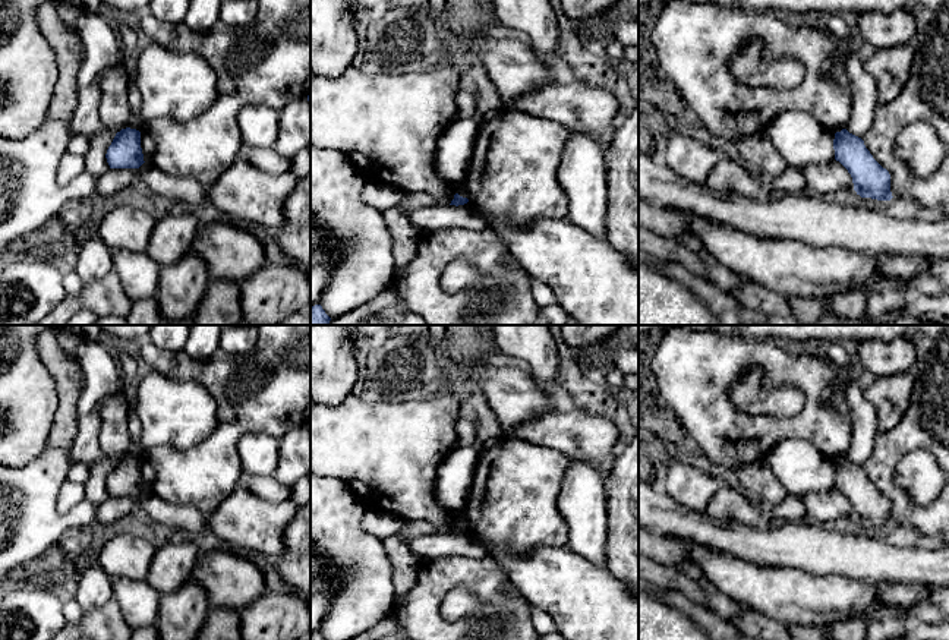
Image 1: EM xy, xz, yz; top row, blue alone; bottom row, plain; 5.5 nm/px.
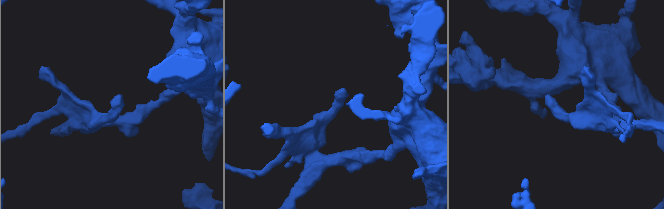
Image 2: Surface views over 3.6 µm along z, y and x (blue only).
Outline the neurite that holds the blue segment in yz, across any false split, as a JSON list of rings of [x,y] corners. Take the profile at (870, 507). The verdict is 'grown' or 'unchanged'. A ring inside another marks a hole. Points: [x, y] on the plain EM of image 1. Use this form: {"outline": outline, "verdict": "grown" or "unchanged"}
{"outline": [[[846,457],[835,461],[835,488],[851,502],[854,518],[861,526],[890,529],[890,502],[866,476],[864,469]]], "verdict": "unchanged"}

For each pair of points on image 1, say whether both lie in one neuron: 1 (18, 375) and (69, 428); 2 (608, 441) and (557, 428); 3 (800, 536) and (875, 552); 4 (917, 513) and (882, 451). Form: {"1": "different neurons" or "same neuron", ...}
{"1": "different neurons", "2": "same neuron", "3": "same neuron", "4": "same neuron"}

